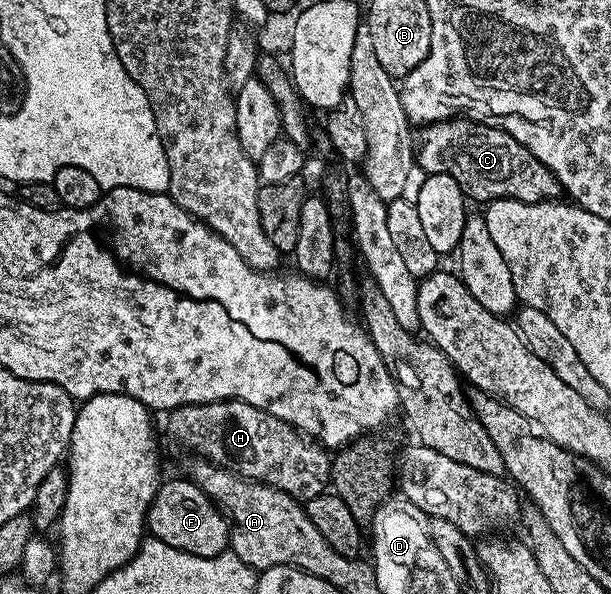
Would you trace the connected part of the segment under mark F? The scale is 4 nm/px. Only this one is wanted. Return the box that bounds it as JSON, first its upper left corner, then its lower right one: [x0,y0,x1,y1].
[147,478,229,558]

